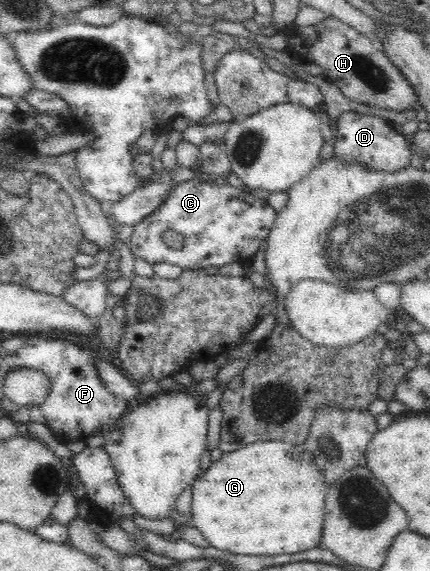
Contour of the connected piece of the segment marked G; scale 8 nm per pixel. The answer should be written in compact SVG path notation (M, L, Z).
M255 441L243 449L225 453L206 471L195 477L191 492L191 517L186 525L198 529L210 546L239 555L289 555L313 549L321 541L323 505L329 485L315 459L303 445L289 445L283 441Z

